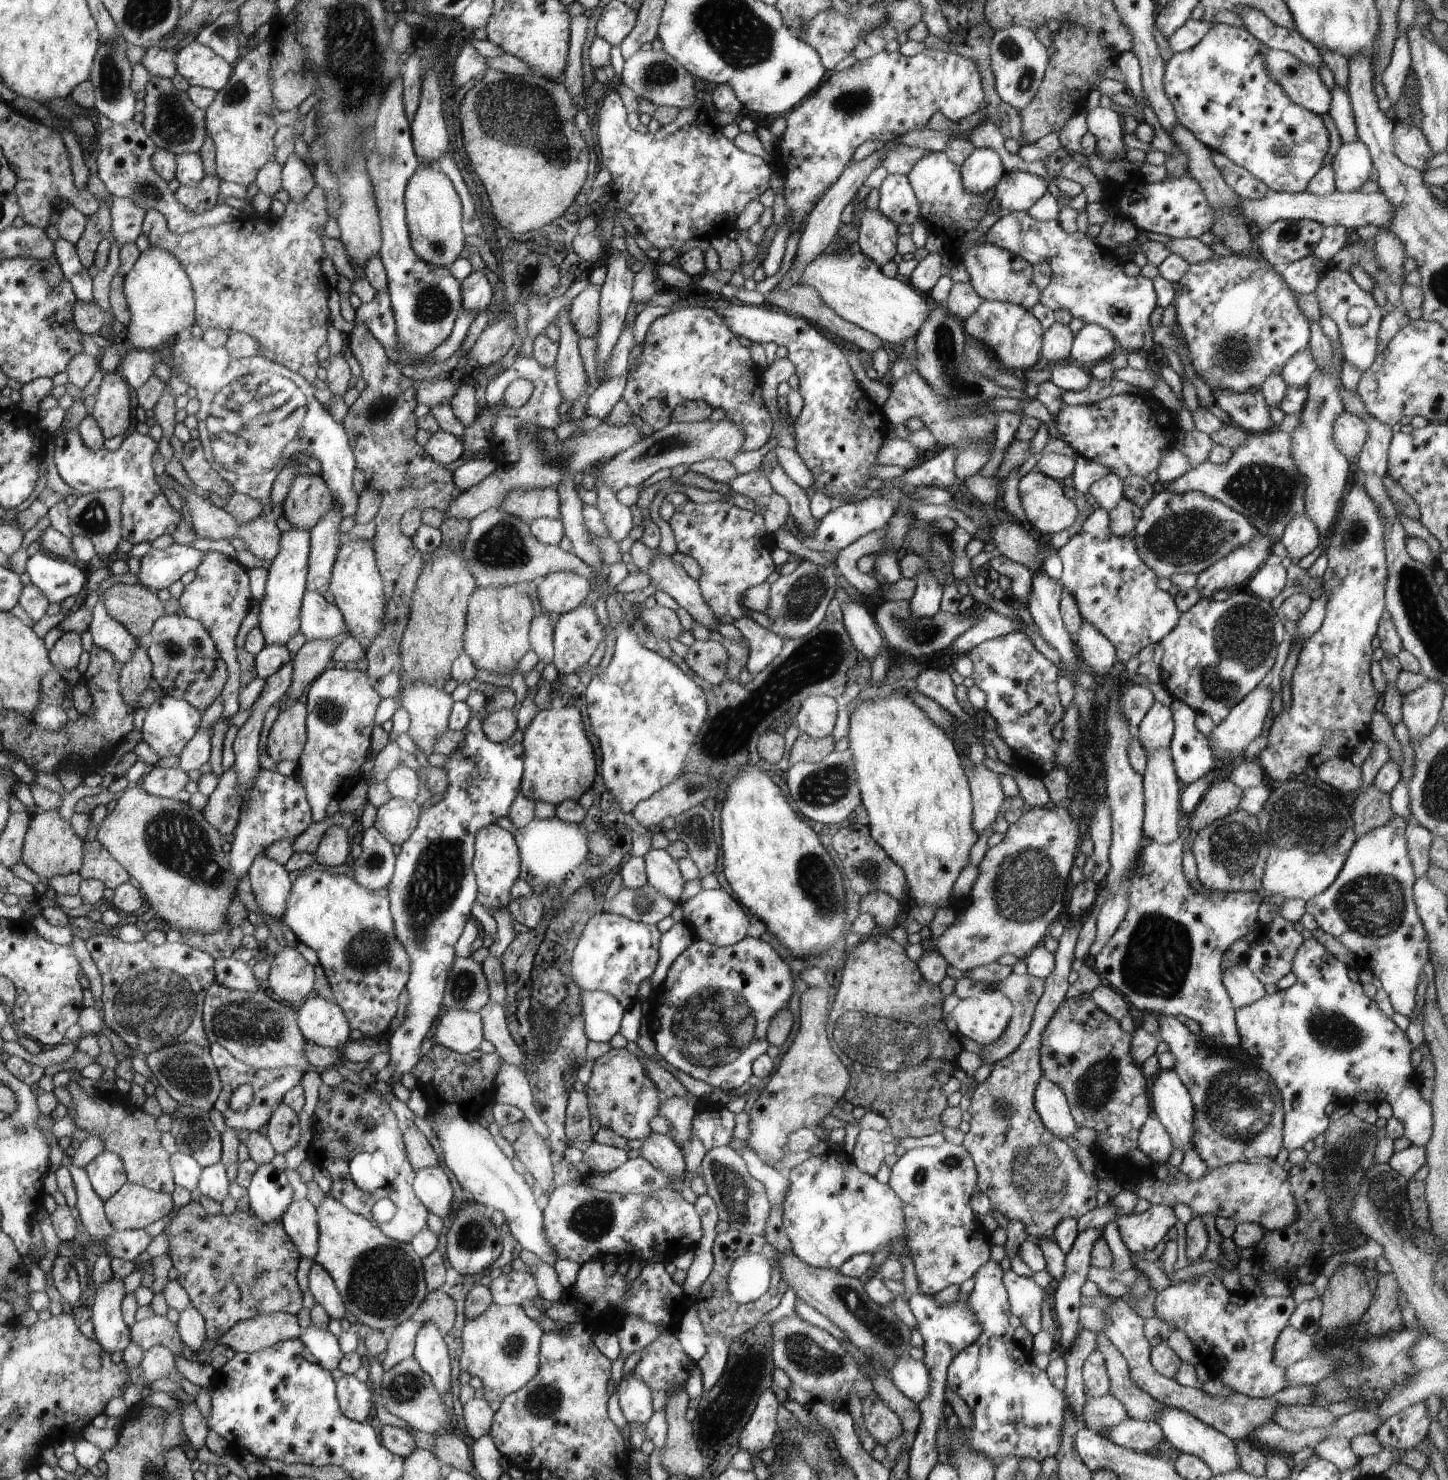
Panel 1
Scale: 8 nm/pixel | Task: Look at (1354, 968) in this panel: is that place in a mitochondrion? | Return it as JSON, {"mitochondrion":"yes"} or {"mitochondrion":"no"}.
{"mitochondrion":"no"}

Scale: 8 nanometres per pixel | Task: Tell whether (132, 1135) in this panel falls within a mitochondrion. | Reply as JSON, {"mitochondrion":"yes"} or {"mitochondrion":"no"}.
{"mitochondrion":"no"}

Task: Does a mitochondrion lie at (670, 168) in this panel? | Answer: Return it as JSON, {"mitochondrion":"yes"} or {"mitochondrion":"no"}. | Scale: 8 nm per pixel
{"mitochondrion":"no"}

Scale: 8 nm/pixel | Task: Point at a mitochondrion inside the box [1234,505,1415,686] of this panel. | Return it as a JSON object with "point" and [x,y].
{"point":[1356,531]}

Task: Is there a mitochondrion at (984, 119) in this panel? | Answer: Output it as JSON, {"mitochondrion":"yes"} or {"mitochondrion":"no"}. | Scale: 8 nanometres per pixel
{"mitochondrion":"no"}

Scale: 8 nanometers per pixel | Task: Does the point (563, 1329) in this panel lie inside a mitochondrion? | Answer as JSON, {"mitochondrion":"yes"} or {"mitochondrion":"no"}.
{"mitochondrion":"no"}

